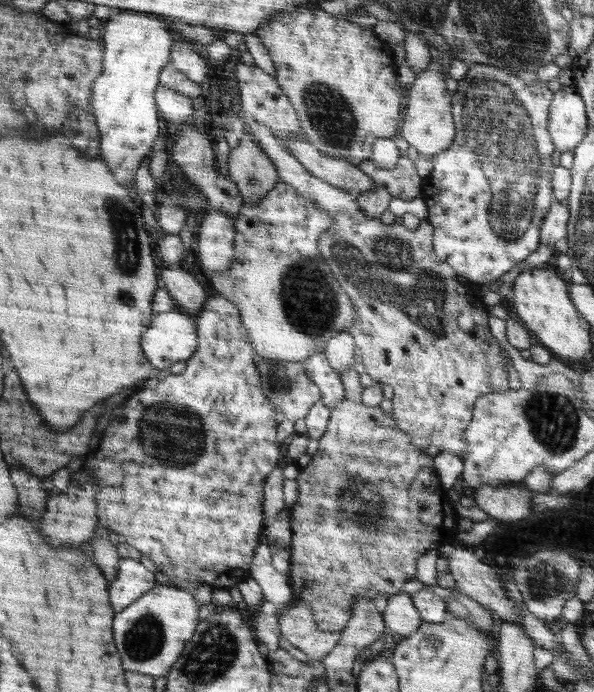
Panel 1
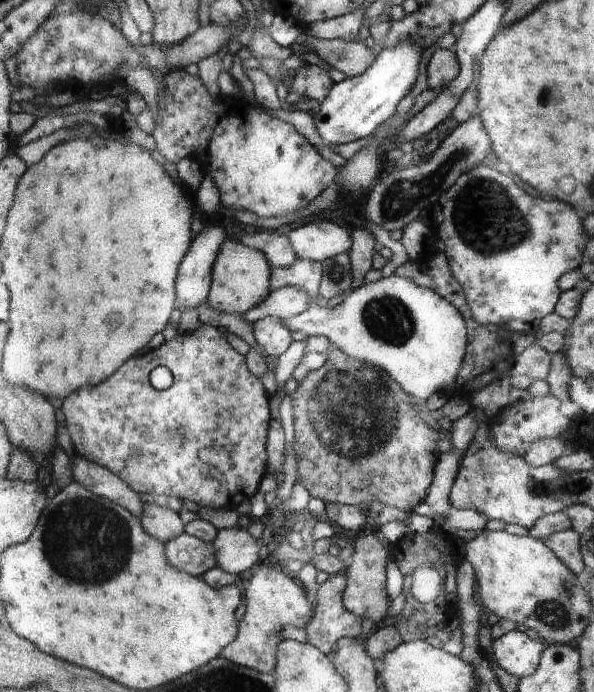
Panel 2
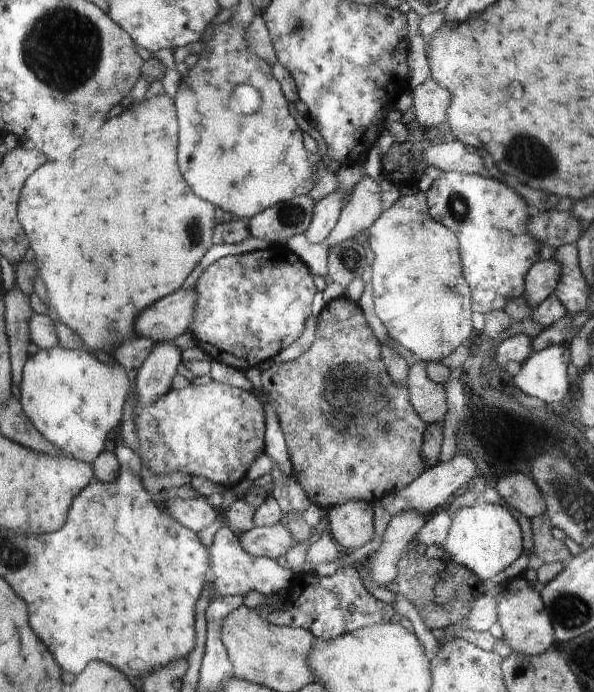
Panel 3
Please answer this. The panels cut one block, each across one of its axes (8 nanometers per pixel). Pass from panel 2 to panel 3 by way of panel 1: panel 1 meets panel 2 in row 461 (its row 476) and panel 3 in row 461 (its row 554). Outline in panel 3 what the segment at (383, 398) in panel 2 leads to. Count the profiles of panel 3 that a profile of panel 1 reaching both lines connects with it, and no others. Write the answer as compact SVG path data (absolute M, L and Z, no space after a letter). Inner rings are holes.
M346 295L340 296L326 303L317 317L314 344L296 360L274 364L272 368L262 371L260 384L270 398L274 412L278 414L293 476L311 503L328 510L352 500L381 501L411 485L424 472L422 444L428 424L416 414L407 384L400 386L396 378L392 378L383 360L383 350L380 350L384 342L376 338L362 310L354 302L350 302ZM332 422L336 426L332 426ZM346 428L352 430L352 438L342 434Z

